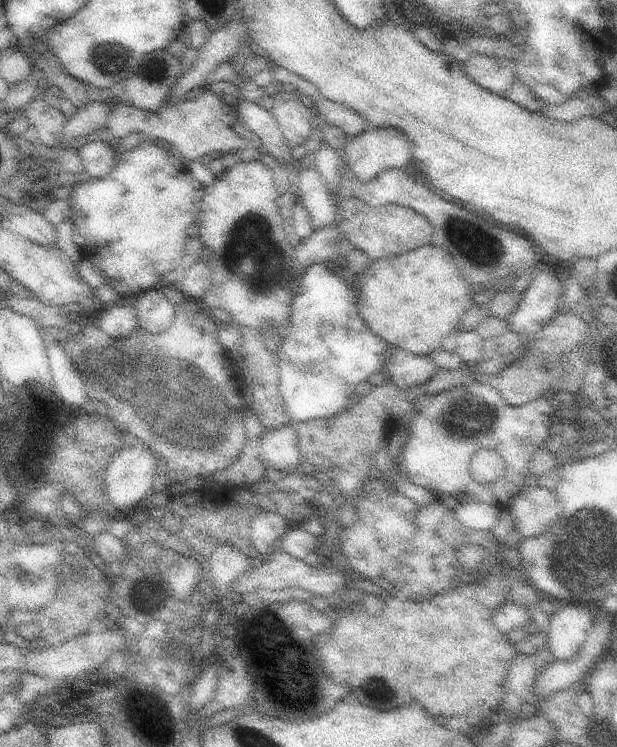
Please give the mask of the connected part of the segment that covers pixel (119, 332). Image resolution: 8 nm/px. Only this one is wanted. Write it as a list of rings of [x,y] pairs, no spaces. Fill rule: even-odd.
[[[119,302],[117,306],[105,306],[95,316],[97,326],[115,340],[127,338],[137,332],[137,310],[133,302]]]

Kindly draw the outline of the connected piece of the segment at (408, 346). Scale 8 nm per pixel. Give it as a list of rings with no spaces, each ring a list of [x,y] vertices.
[[[421,246],[413,252],[401,256],[385,256],[375,260],[357,280],[355,280],[359,298],[357,310],[365,320],[367,328],[377,334],[381,340],[389,344],[389,348],[403,348],[415,356],[431,356],[435,350],[449,346],[451,336],[461,326],[465,312],[473,304],[473,286],[465,280],[465,276],[455,266],[449,252],[439,246]]]

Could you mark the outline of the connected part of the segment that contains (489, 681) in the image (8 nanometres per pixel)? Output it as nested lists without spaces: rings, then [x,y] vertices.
[[[491,568],[489,572],[483,572],[483,576],[473,578],[447,594],[433,596],[431,600],[407,600],[397,594],[385,594],[381,600],[383,608],[373,616],[367,614],[363,606],[365,600],[357,600],[343,610],[341,618],[331,620],[331,632],[313,636],[313,644],[319,652],[325,674],[335,684],[347,684],[361,704],[377,710],[389,710],[389,706],[399,708],[401,704],[417,700],[431,716],[455,714],[465,718],[467,724],[477,726],[491,716],[493,708],[499,710],[511,700],[501,684],[507,682],[509,664],[517,654],[515,638],[503,634],[493,624],[493,614],[507,602],[509,592],[509,580],[505,574]]]

